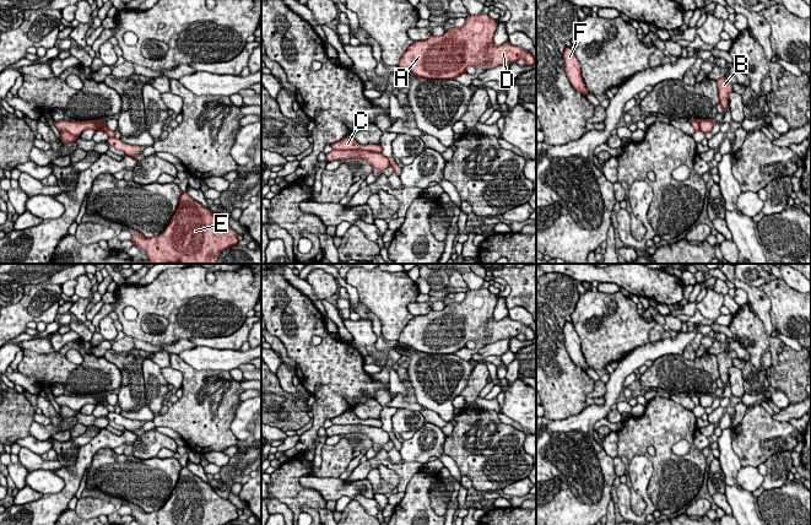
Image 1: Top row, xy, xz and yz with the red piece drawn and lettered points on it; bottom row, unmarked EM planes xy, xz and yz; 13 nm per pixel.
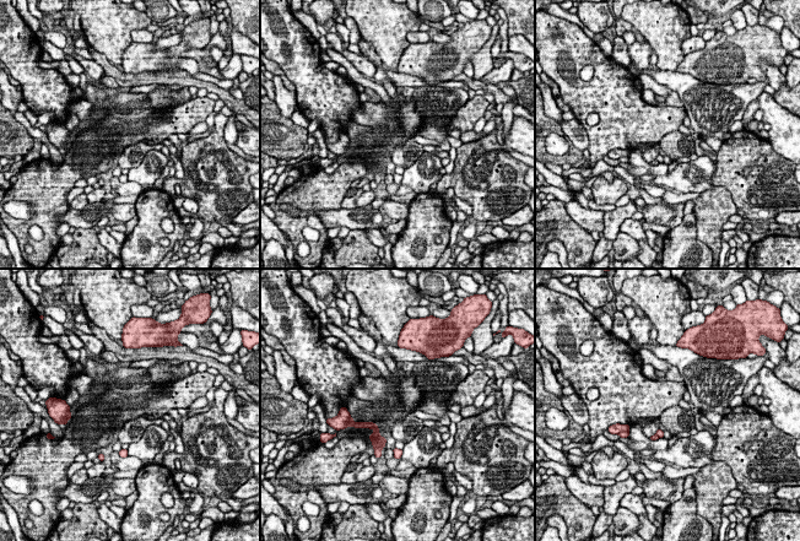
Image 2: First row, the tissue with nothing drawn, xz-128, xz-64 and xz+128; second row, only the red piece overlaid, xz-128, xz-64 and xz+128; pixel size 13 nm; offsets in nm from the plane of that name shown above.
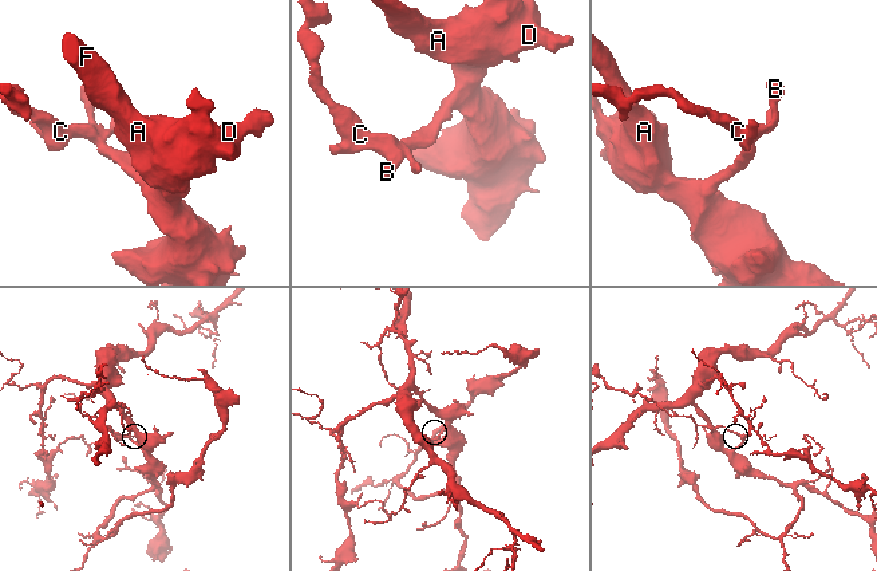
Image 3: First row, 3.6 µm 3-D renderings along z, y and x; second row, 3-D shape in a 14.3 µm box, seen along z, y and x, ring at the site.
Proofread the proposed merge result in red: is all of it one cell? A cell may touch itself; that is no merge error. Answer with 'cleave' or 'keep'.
cleave

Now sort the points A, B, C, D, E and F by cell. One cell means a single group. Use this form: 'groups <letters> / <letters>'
groups A B D E F / C

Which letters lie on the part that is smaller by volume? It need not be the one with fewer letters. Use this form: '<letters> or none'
C

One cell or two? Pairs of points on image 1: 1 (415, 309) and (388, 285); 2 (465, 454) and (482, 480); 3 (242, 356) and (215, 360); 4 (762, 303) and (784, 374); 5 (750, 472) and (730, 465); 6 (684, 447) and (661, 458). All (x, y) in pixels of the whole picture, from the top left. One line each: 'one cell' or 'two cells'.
1: two cells
2: one cell
3: one cell
4: one cell
5: two cells
6: two cells

